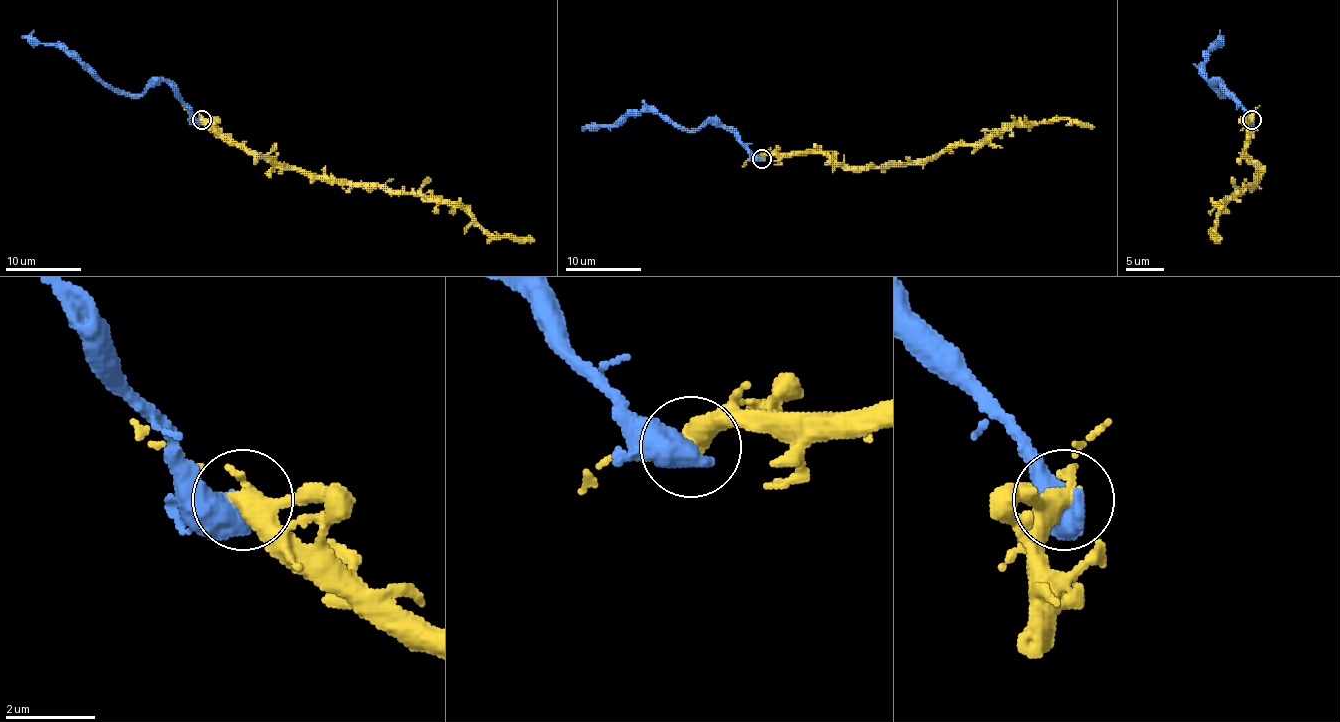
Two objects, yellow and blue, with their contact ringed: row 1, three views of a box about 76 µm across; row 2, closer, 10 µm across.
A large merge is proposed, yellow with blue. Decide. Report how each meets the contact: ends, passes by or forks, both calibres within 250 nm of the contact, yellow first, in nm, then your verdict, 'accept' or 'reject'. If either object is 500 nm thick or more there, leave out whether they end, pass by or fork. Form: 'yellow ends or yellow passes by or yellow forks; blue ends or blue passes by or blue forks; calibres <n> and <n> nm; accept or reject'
calibres 340 and 750 nm; reject

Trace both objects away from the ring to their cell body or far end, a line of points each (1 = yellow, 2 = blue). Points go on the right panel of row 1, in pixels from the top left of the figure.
1: (1252, 119), (1248, 122), (1246, 154), (1259, 171), (1253, 183), (1218, 207), (1216, 232), (1212, 235), (1220, 241)
2: (1252, 121), (1220, 81), (1216, 89), (1223, 94), (1206, 77), (1205, 57), (1223, 36)

